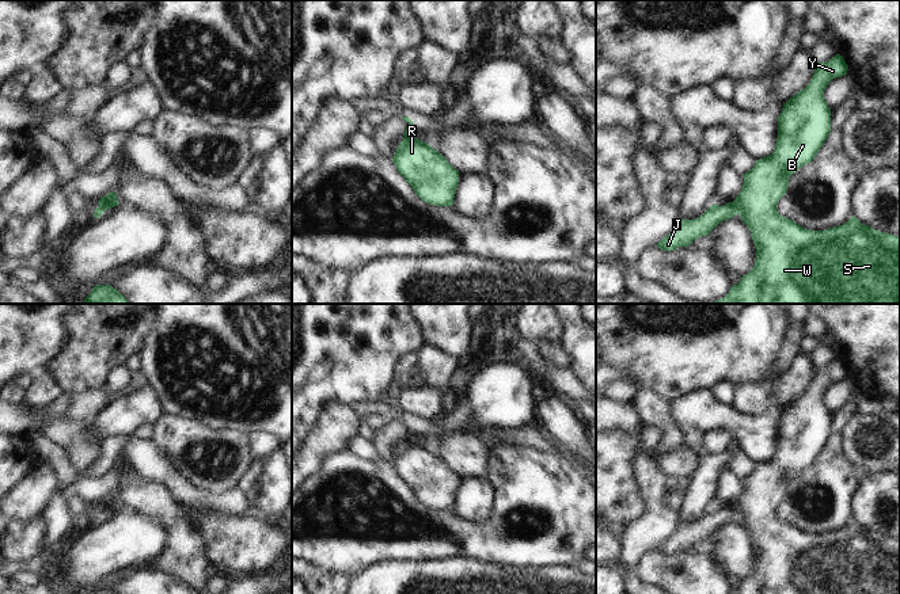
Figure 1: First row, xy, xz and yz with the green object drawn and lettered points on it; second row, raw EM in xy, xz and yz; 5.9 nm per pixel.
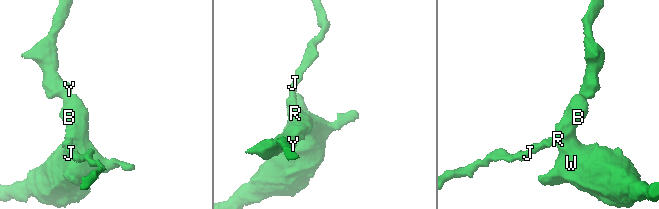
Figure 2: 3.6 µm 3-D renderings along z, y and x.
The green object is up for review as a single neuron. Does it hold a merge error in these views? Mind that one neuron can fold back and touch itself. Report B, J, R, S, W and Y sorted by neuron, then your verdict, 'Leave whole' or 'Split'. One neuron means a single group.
Groups: B R S W Y / J. Split

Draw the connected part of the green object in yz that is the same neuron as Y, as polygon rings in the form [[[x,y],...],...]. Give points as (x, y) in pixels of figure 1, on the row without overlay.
[[[840,358],[828,366],[817,366],[810,387],[783,408],[778,420],[778,442],[774,456],[756,464],[753,472],[743,479],[744,488],[733,507],[737,518],[751,534],[756,563],[753,572],[743,579],[730,594],[900,594],[900,540],[862,529],[855,519],[843,529],[810,534],[781,519],[776,513],[778,504],[787,495],[790,480],[814,462],[831,437],[831,412],[825,405],[824,395],[832,382],[846,380],[847,374],[848,369]]]

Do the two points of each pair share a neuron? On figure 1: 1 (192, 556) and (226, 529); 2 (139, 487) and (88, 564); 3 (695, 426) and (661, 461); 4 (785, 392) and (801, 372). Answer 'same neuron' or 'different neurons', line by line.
1: different neurons
2: different neurons
3: different neurons
4: same neuron

